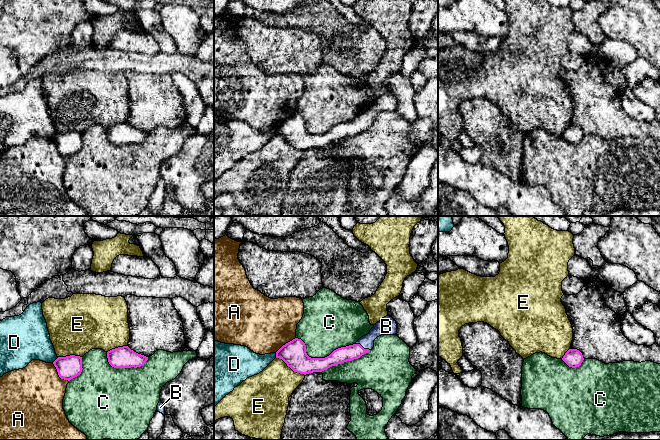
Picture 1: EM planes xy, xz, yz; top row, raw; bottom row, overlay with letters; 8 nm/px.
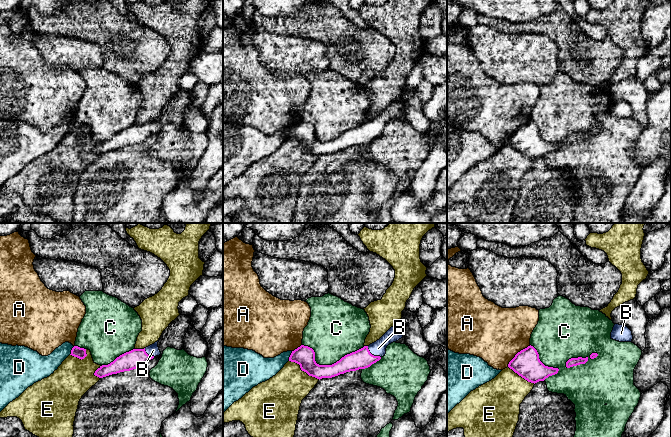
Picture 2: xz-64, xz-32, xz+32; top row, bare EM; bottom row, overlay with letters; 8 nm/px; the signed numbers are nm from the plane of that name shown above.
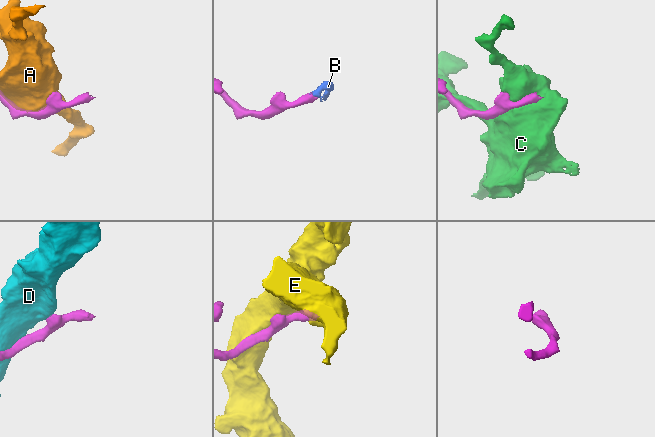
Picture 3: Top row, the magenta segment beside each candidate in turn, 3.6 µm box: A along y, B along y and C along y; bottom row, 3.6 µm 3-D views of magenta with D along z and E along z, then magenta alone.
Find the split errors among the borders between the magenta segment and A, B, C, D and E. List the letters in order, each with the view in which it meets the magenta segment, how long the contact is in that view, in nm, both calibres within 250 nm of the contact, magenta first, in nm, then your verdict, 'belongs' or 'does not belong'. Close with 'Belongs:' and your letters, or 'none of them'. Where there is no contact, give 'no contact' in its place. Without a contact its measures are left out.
A: xy | 200 nm | 190/460 nm | does not belong
B: xz | 130 nm | 120/140 nm | belongs
C: xz | 480 nm | 200/400 nm | does not belong
D: xy | 70 nm | 190/300 nm | does not belong
E: xz | 280 nm | 200/320 nm | does not belong
Belongs: B

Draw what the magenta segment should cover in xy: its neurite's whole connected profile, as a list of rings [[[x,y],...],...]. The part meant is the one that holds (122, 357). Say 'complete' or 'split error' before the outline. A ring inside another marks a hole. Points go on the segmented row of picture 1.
complete | [[[128,346],[118,347],[107,352],[109,364],[114,368],[137,368],[148,360],[148,357],[138,354]]]

